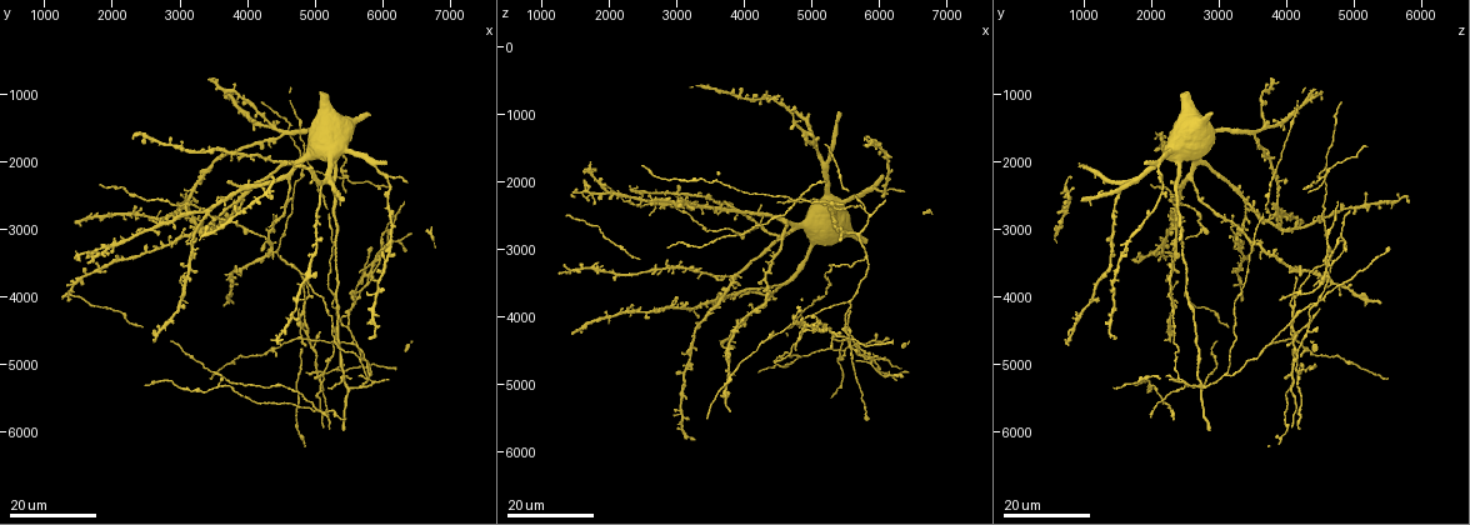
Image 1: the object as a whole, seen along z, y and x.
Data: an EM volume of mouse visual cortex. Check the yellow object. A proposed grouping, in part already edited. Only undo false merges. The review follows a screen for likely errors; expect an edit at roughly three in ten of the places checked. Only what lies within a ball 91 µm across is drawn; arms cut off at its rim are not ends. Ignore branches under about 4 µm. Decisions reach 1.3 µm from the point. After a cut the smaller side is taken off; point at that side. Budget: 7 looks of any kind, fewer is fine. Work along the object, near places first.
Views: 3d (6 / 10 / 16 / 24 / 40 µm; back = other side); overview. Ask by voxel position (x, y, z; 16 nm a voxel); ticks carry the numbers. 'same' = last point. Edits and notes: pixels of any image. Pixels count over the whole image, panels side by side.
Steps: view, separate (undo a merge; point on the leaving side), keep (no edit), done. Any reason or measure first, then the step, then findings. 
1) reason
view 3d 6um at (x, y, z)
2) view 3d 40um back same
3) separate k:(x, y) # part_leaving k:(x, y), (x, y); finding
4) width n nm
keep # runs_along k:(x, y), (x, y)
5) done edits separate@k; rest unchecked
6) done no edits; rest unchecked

branch point
view 3d 16um at (5800, 5200, 2400)

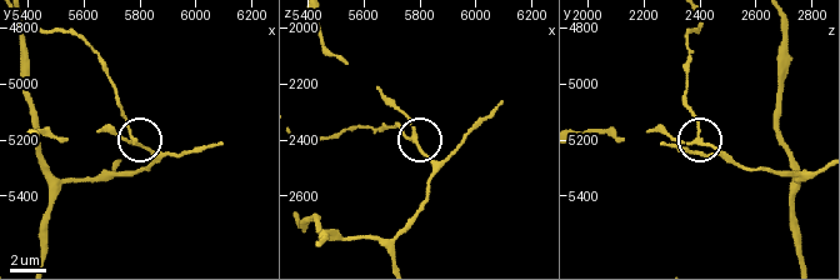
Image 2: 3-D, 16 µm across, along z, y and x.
view 3d 10um at (5770, 5190, 2390)

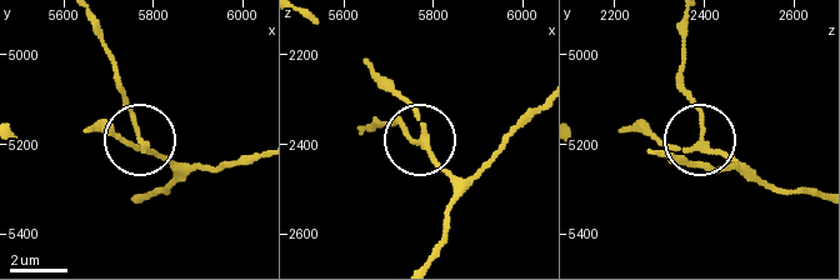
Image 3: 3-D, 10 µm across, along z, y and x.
arms 3
keep # one neuron here

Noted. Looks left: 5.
branch point
view 3d 24um at (5550, 4650, 3800)

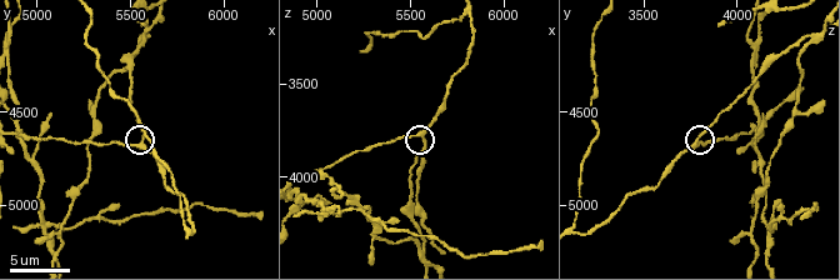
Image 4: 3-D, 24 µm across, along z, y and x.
zoom in
view 3d 10um at (5560, 4680, 3780)

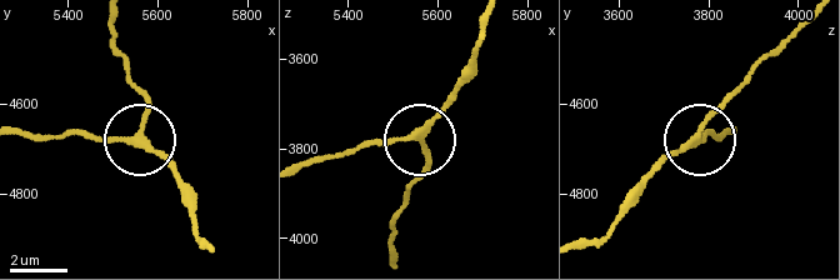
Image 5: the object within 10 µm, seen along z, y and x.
keep # runs_along 5:(213, 250), (198, 228), (195, 193), (143, 143), (143, 94); continuous, no second neuron

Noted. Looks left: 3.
two arms in line, one across
view 3d 24um at (4500, 1600, 3550)

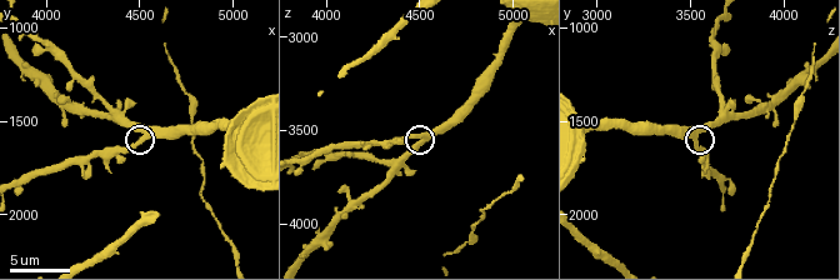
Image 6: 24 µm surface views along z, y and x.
closer look
view 3d 10um at (4500, 1580, 3520)

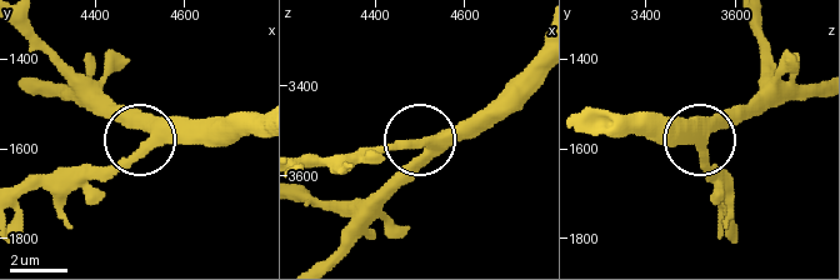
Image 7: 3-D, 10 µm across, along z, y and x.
view 3d 10um back at (4510, 1580, 3530)

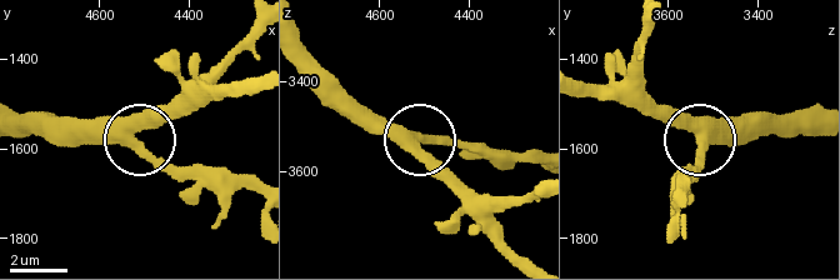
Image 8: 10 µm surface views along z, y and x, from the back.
arms 3
keep # all the same neuron

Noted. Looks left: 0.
done no edits; rest unchecked

